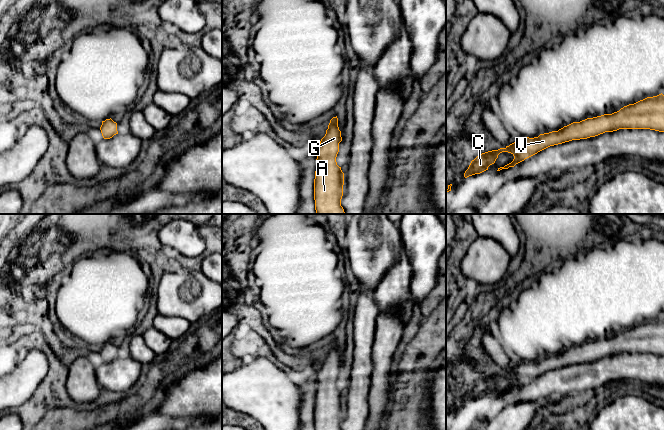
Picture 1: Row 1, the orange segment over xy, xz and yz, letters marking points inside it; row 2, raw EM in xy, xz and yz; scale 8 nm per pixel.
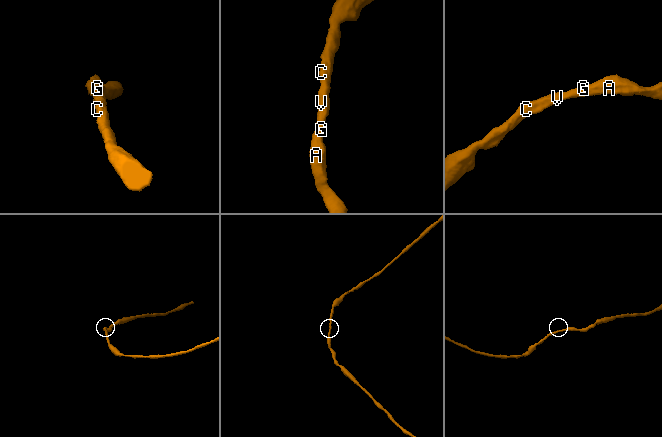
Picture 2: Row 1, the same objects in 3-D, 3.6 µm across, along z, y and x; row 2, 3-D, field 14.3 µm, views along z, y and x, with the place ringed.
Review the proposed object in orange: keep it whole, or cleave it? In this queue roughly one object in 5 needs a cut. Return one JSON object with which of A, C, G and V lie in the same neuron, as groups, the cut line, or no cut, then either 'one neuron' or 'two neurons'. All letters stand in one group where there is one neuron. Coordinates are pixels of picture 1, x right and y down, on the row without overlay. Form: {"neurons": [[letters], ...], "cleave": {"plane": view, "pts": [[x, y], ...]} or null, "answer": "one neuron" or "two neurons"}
{"neurons": [["A", "C", "G", "V"]], "cleave": null, "answer": "one neuron"}

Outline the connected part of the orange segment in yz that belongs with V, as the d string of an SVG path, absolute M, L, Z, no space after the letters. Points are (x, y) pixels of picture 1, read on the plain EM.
M664 319L647 321L634 328L624 330L612 338L587 342L580 346L573 346L558 355L540 358L538 361L520 361L505 372L479 378L471 385L464 401L480 398L495 387L502 376L511 377L514 383L497 395L514 391L516 388L554 369L572 364L587 363L605 356L619 353L650 353L664 356Z

